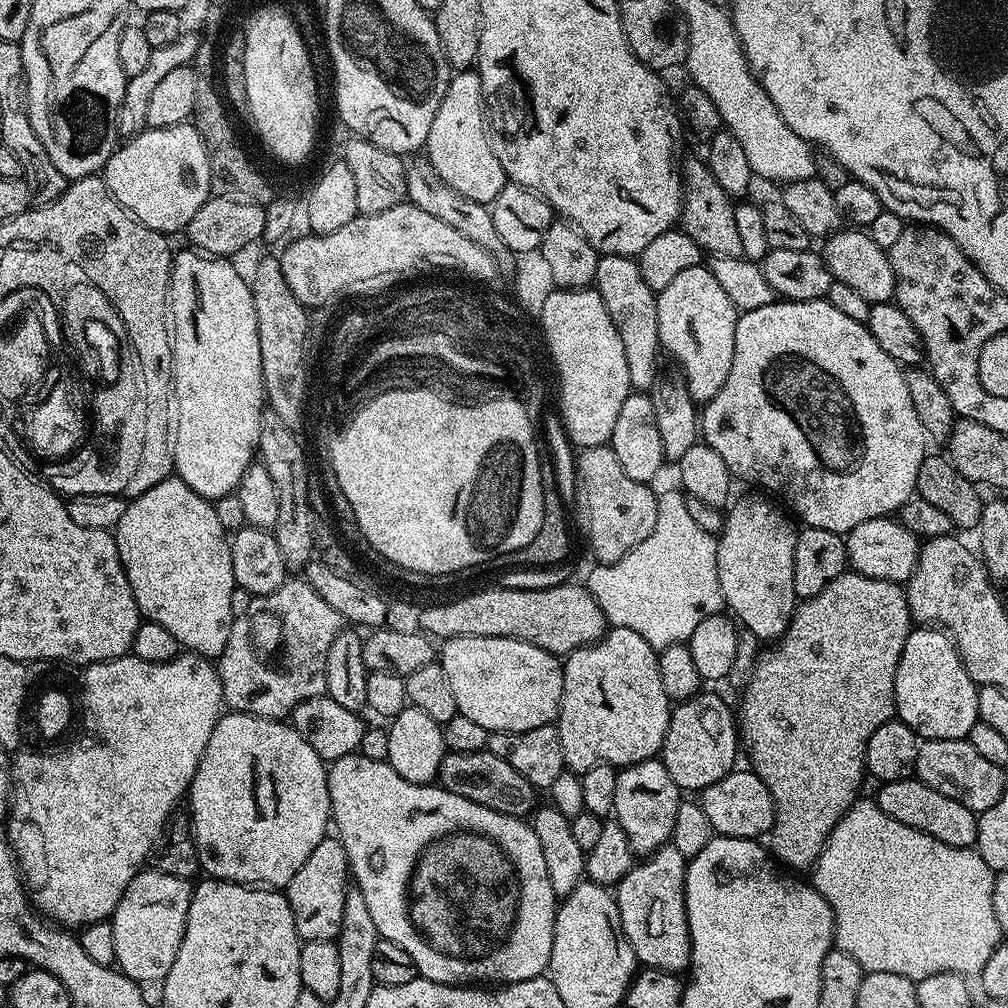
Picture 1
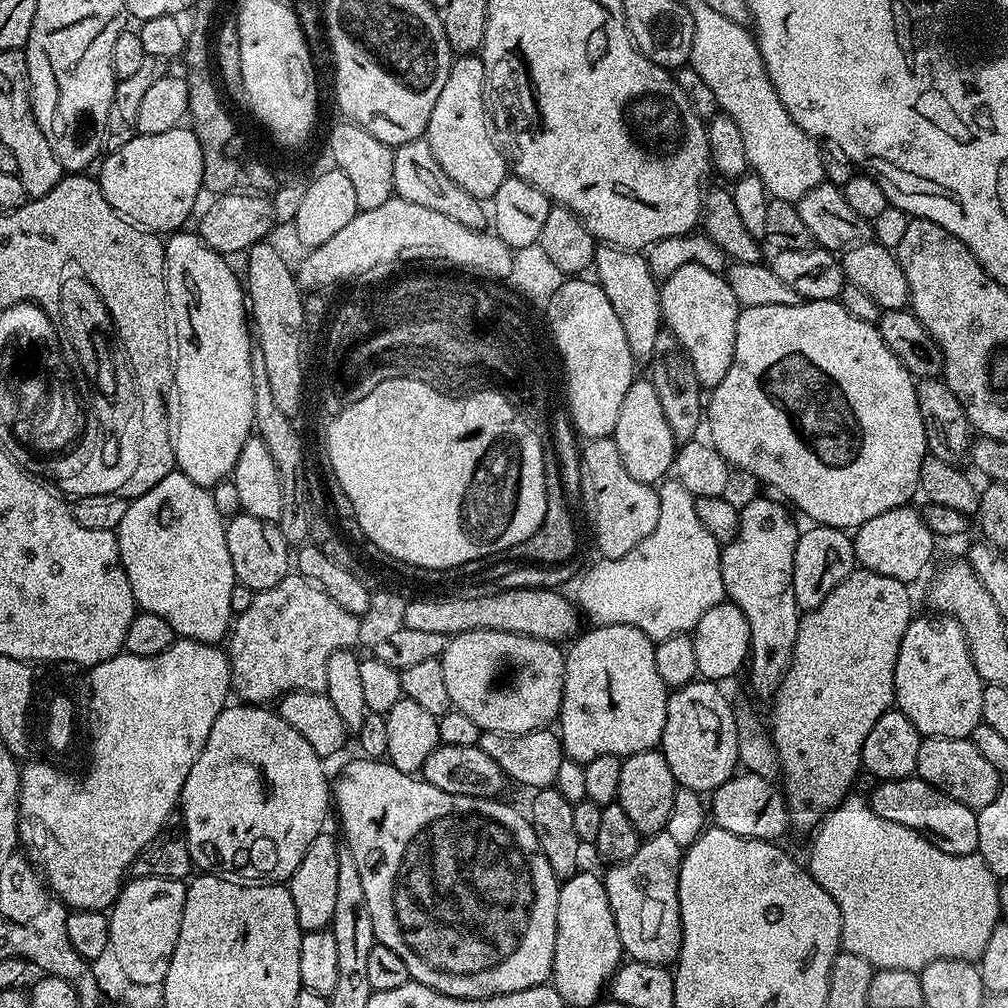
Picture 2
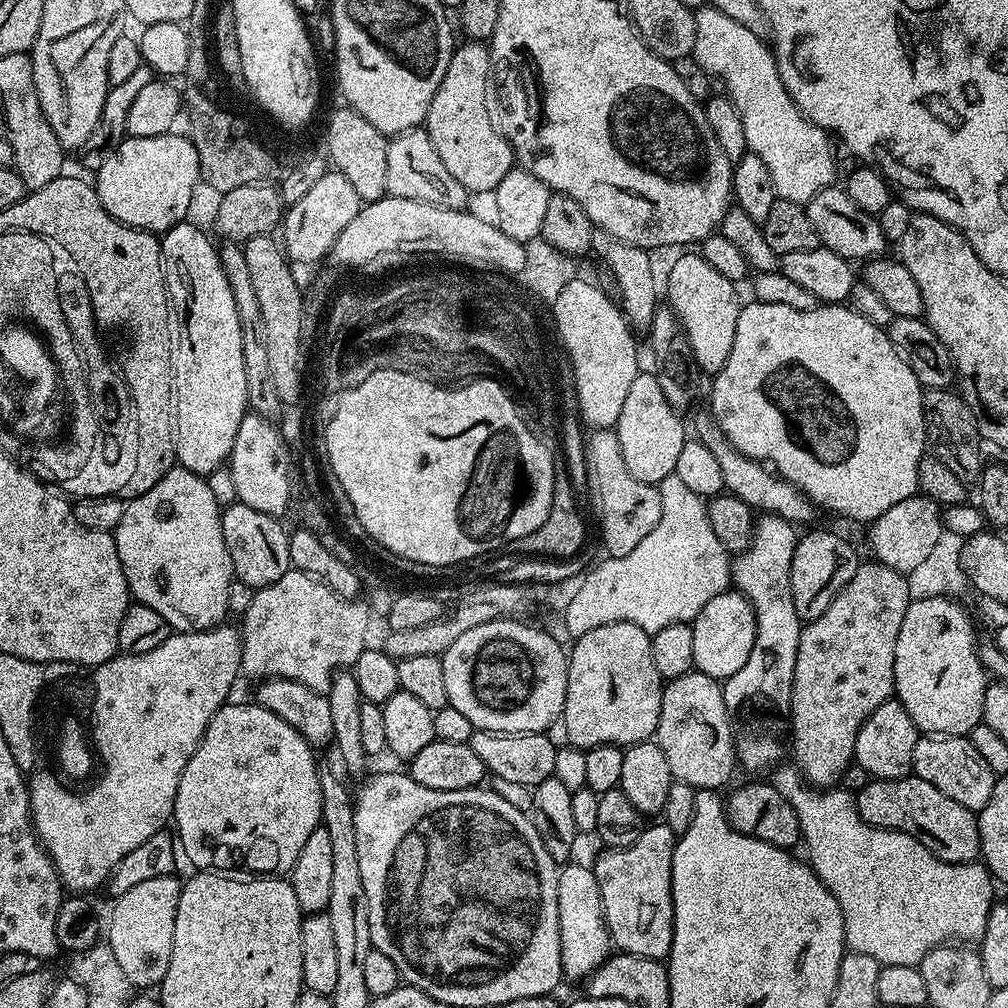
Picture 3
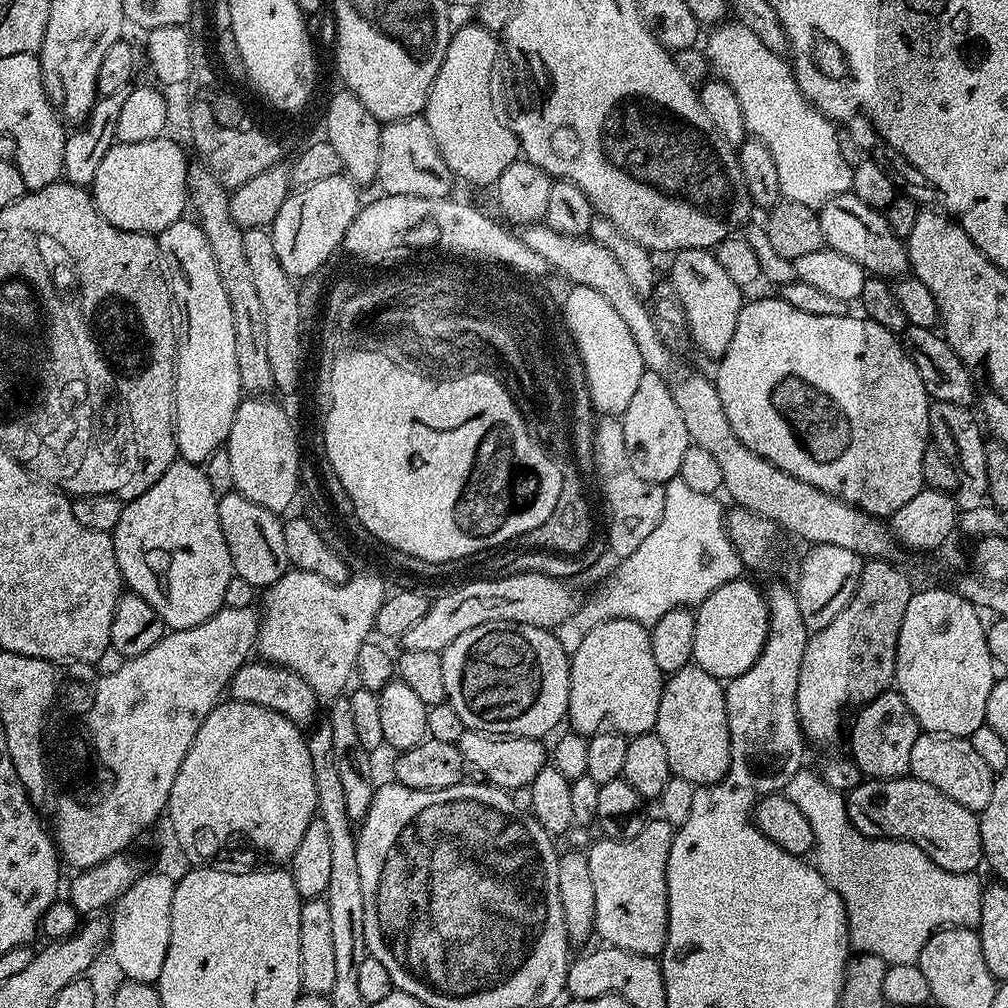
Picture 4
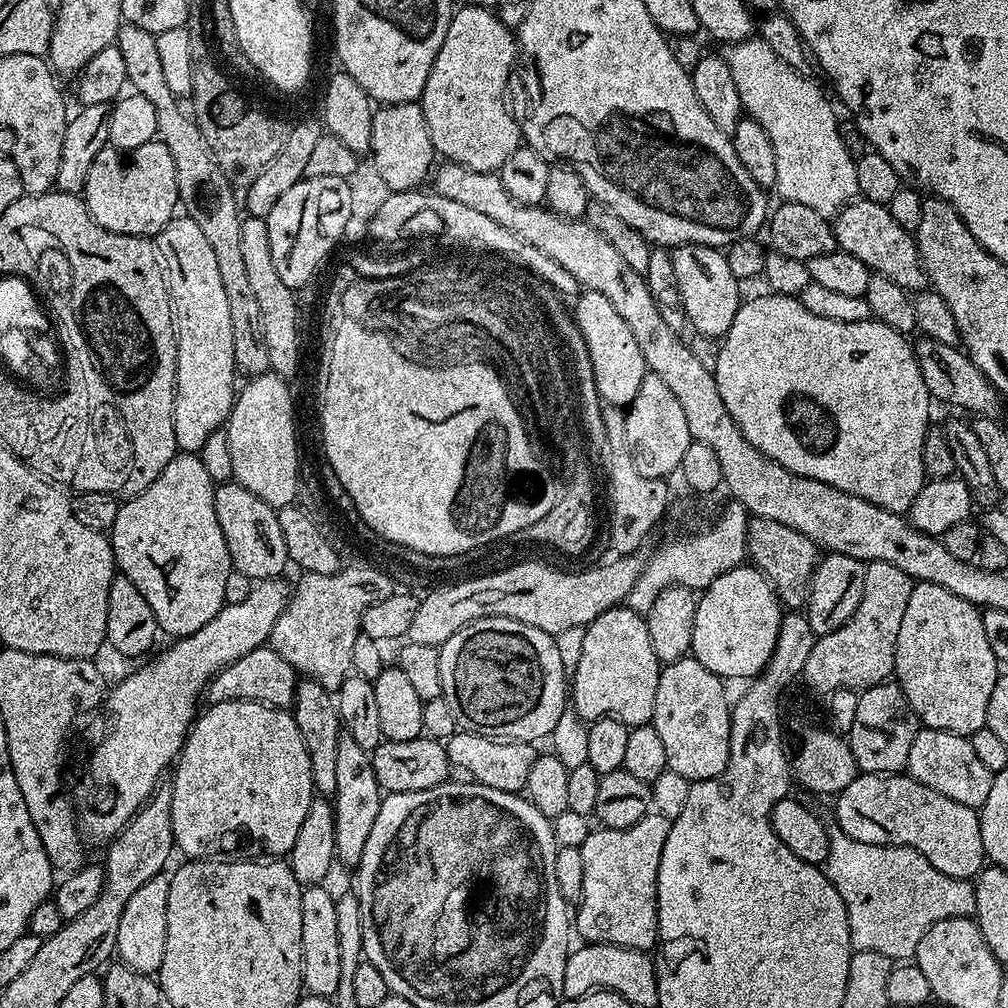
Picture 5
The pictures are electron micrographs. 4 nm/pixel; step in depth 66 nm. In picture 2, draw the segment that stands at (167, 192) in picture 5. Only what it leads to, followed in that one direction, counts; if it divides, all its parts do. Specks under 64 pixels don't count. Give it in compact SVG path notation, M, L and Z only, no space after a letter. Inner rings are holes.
M177 126L162 134L138 134L126 146L108 152L99 168L98 183L106 202L133 224L157 234L183 229L196 195L204 188L202 146L188 126Z

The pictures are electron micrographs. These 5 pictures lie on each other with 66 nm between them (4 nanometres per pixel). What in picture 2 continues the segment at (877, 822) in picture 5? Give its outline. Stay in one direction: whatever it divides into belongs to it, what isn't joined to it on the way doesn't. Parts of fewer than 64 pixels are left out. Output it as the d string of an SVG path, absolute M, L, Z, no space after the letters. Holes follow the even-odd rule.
M913 774L901 780L881 780L870 794L870 803L878 818L898 822L898 826L910 826L918 834L925 836L938 850L955 856L971 856L978 849L977 809L962 806L950 794L942 794L934 786Z

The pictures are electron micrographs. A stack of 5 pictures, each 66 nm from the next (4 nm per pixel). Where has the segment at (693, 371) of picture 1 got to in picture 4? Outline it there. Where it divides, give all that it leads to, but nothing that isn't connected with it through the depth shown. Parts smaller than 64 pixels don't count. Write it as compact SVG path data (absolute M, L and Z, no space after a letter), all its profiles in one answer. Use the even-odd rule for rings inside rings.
M691 248L675 253L671 260L670 279L674 290L678 290L678 298L682 298L682 310L686 310L686 322L692 335L693 345L697 349L700 347L706 355L713 358L723 356L730 346L730 338L734 338L734 326L738 326L738 314L742 307L741 288L734 282L734 278L730 278L730 274L726 274L726 270L722 270L715 251L706 248Z

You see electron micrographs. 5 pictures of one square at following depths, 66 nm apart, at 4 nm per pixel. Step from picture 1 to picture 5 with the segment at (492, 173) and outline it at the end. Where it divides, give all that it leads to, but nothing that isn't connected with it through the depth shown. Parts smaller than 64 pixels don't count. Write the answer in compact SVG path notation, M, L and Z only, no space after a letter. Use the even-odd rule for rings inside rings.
M457 7L448 24L446 38L442 38L442 50L438 50L438 58L434 58L430 78L426 78L422 97L432 144L445 161L467 168L498 170L504 165L504 160L510 158L512 151L521 147L520 129L514 126L511 111L506 110L506 74L511 73L513 67L513 29L507 28L491 7Z

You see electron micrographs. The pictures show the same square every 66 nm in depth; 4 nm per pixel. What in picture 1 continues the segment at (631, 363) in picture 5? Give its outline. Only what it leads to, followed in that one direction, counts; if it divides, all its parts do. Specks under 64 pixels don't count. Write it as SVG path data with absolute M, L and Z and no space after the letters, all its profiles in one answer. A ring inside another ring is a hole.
M592 286L556 288L542 306L539 320L548 355L559 361L559 373L564 374L559 419L567 438L577 449L608 444L622 402L626 402L633 387L626 367L626 350L622 350L622 338L618 338L618 330L614 330L614 322L606 314L606 302Z

